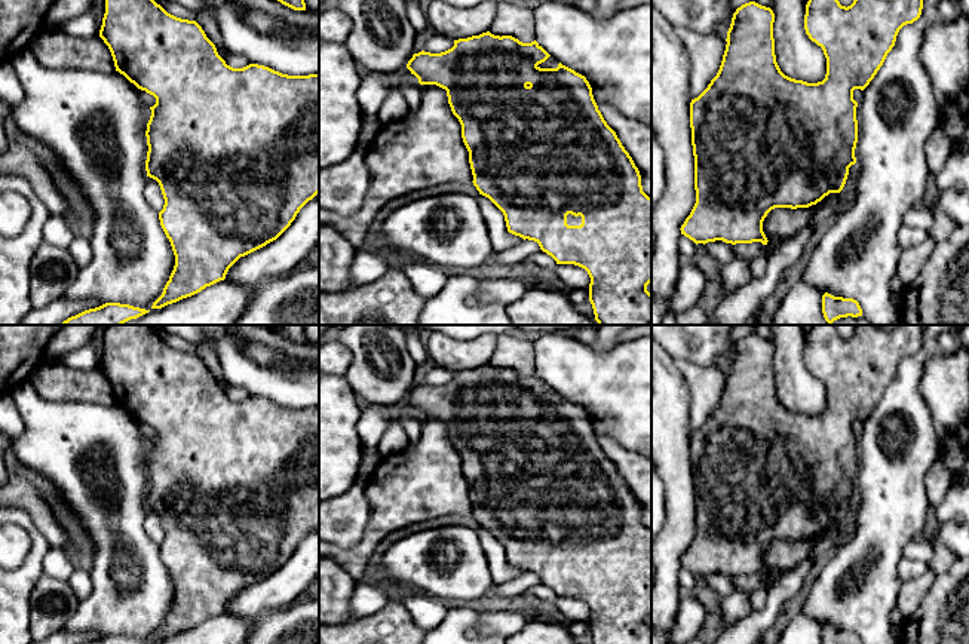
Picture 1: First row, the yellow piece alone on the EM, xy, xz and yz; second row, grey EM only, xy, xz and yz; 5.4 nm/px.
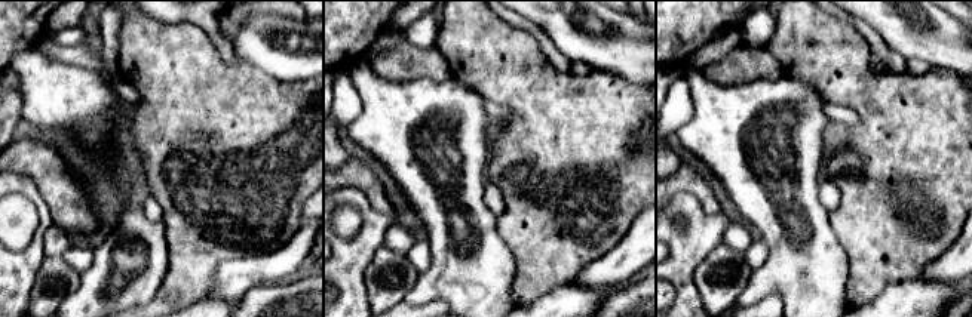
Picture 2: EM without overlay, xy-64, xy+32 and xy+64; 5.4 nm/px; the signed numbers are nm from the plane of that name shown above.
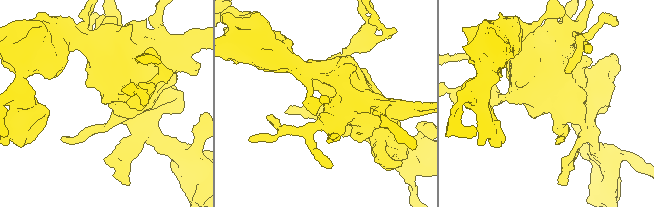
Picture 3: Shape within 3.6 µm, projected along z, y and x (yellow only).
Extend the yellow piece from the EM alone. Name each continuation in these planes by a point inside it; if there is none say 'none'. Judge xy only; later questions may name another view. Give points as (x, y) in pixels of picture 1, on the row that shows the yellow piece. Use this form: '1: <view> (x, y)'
none

